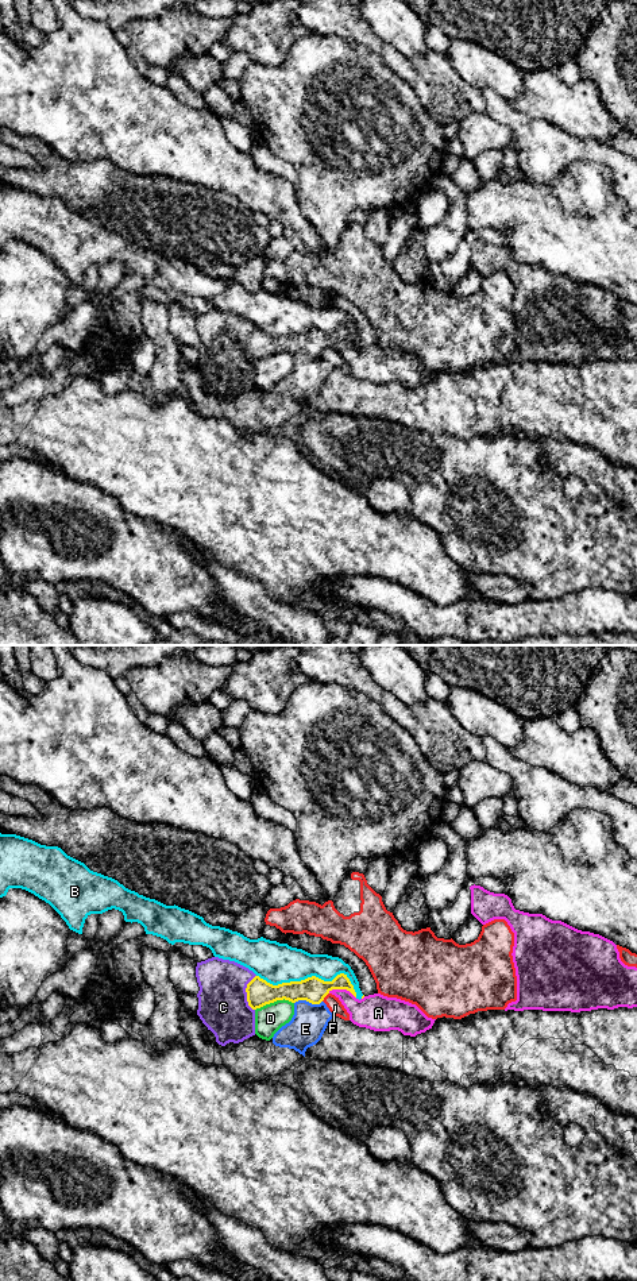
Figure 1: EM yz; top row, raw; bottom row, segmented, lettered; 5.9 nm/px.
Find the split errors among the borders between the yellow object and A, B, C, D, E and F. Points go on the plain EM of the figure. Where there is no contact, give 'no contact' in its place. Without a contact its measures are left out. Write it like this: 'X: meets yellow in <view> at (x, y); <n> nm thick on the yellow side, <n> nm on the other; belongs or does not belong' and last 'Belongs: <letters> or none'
A: meets yellow in yz at (342, 340); 160 nm thick on the yellow side, 220 nm on the other; belongs
B: meets yellow in yz at (312, 328); 160 nm thick on the yellow side, 240 nm on the other; does not belong
C: meets yellow in yz at (246, 343); 160 nm thick on the yellow side, 300 nm on the other; does not belong
D: meets yellow in yz at (274, 352); 160 nm thick on the yellow side, 170 nm on the other; does not belong
E: meets yellow in yz at (308, 352); 160 nm thick on the yellow side, 200 nm on the other; does not belong
F: meets yellow in yz at (325, 347); 160 nm thick on the yellow side, 90 nm on the other; does not belong
Belongs: A

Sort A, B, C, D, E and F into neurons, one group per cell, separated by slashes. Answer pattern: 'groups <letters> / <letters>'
groups A / B / C / D / E F

